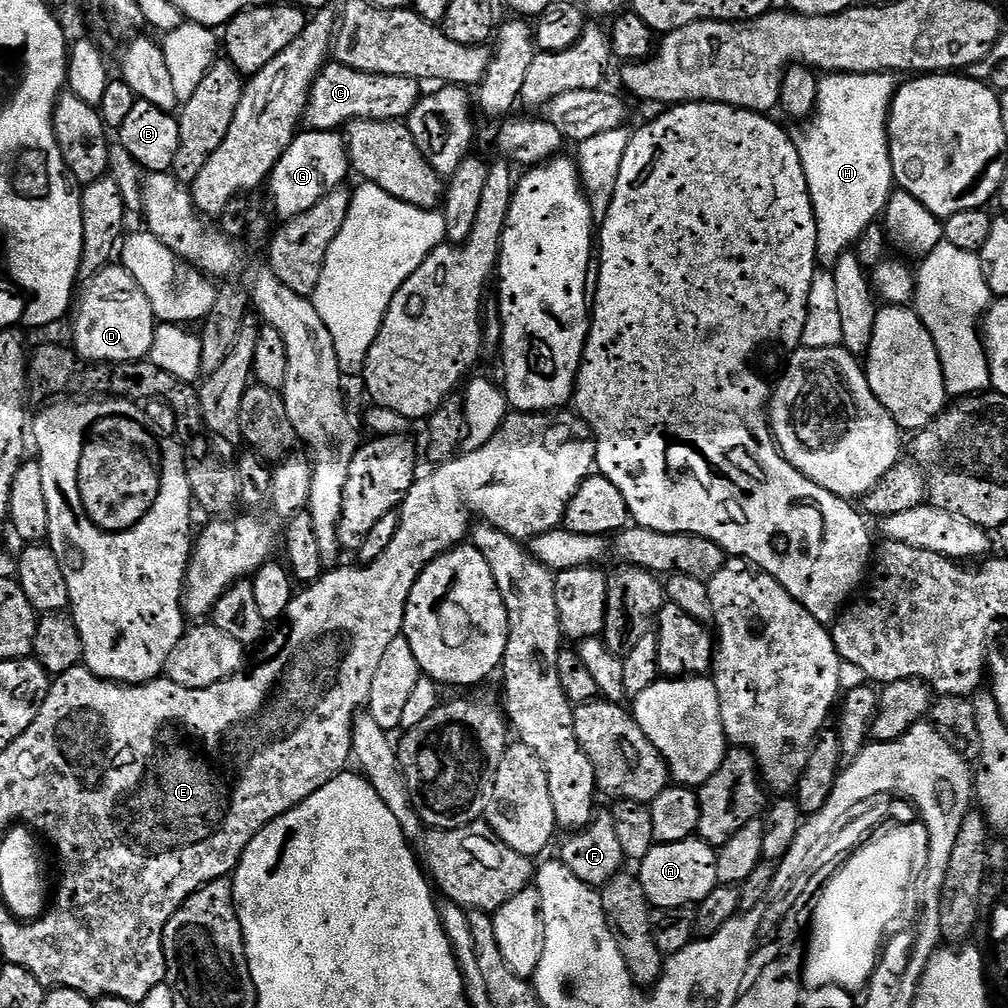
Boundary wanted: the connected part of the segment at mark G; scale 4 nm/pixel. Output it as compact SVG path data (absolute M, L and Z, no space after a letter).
M304 130L294 137L292 145L274 166L272 175L266 181L266 189L272 195L273 210L280 215L281 221L286 221L310 210L318 198L341 187L348 174L350 175L350 163L345 137L339 131Z

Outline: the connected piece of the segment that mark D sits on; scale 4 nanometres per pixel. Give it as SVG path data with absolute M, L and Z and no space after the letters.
M121 266L104 268L85 284L88 285L84 293L82 288L74 308L76 321L72 324L71 343L75 352L94 364L125 364L145 359L154 342L158 321L142 286Z

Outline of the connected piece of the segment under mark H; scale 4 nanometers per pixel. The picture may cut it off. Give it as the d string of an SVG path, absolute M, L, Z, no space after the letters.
M834 72L825 75L818 86L816 110L803 125L804 133L795 137L816 215L816 263L821 268L811 283L806 326L803 327L801 340L803 347L834 348L841 345L842 321L834 276L830 270L835 268L838 258L842 258L842 254L855 245L862 230L877 223L894 191L892 159L888 149L888 111L892 108L897 87L897 77L891 72Z

